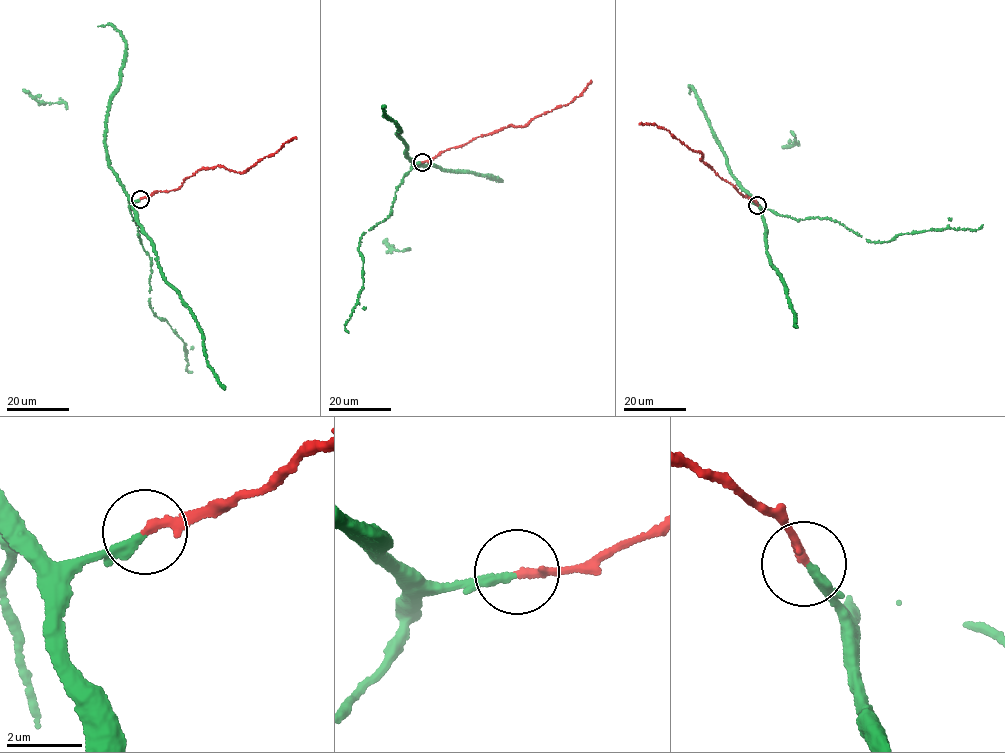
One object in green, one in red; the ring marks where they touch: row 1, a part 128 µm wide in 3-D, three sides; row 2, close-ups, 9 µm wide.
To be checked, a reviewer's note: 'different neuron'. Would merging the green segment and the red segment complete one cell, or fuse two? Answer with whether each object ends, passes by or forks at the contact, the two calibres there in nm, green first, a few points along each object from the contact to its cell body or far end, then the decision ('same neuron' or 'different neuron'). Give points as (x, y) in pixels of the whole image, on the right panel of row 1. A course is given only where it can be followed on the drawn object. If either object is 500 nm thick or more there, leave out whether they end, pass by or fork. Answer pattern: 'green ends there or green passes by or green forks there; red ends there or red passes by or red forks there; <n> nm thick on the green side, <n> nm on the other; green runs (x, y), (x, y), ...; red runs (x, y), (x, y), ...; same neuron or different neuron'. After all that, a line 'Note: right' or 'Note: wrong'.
green ends there; red ends there; 240 nm thick on the green side, 240 nm on the other; green runs (758, 206), (798, 220), (828, 217), (876, 242), (915, 231), (948, 227), (974, 230), (983, 225); red runs (757, 205), (701, 159), (700, 152), (654, 124), (639, 124); same neuron
Note: wrong

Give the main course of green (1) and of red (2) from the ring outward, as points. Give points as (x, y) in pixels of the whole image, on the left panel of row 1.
1: (140, 198), (129, 199), (128, 203), (151, 262), (150, 307), (186, 345), (186, 370), (192, 372)
2: (140, 198), (157, 191), (180, 188), (186, 178), (205, 167), (219, 165), (237, 172), (245, 172), (296, 138)

